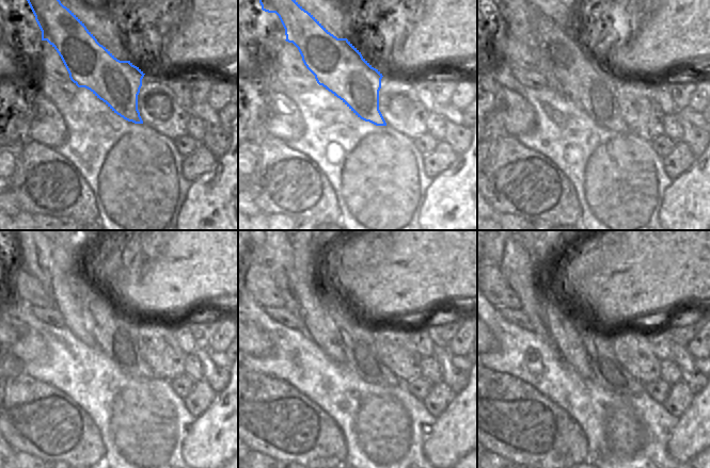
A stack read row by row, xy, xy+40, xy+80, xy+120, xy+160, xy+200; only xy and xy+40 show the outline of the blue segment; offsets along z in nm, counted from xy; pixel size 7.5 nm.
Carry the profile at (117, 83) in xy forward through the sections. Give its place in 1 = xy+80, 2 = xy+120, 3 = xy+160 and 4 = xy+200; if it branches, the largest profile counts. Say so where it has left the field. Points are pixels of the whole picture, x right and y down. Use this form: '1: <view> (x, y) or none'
1: xy+80 (593, 87)
2: xy+120 (116, 335)
3: xy+160 (358, 340)
4: xy+200 (610, 374)

